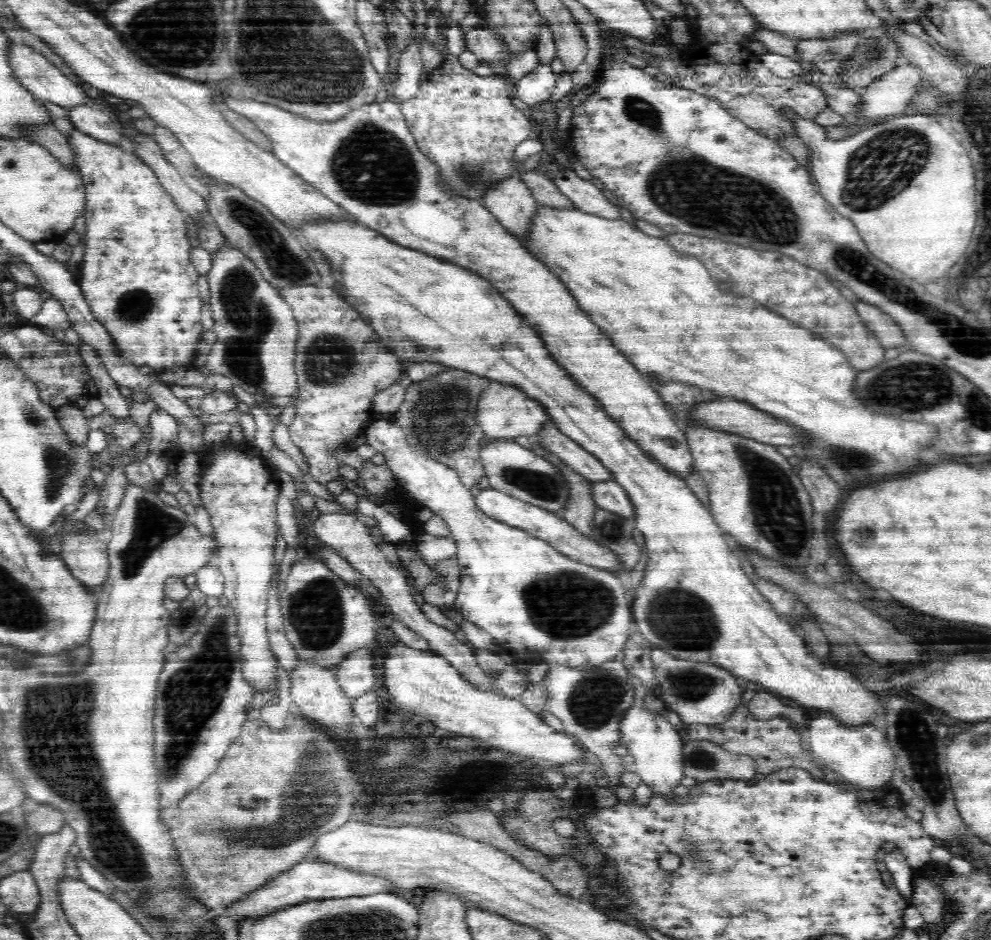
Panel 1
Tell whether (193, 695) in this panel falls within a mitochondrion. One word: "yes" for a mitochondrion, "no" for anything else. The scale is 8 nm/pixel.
yes

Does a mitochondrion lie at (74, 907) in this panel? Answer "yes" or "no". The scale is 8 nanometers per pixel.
no

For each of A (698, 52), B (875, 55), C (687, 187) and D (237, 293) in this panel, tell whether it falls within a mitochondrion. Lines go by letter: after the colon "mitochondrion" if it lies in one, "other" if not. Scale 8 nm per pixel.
A: other
B: mitochondrion
C: mitochondrion
D: mitochondrion

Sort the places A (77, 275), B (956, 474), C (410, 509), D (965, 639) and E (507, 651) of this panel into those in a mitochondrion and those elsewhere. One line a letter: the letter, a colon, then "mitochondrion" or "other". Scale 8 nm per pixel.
A: other
B: other
C: other
D: other
E: other

